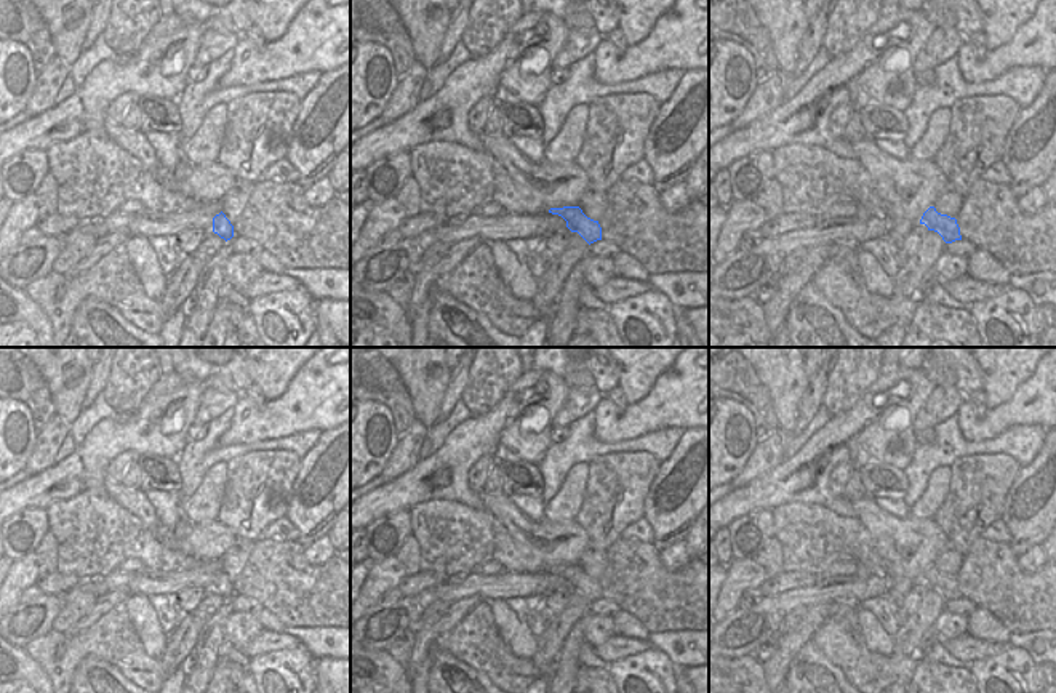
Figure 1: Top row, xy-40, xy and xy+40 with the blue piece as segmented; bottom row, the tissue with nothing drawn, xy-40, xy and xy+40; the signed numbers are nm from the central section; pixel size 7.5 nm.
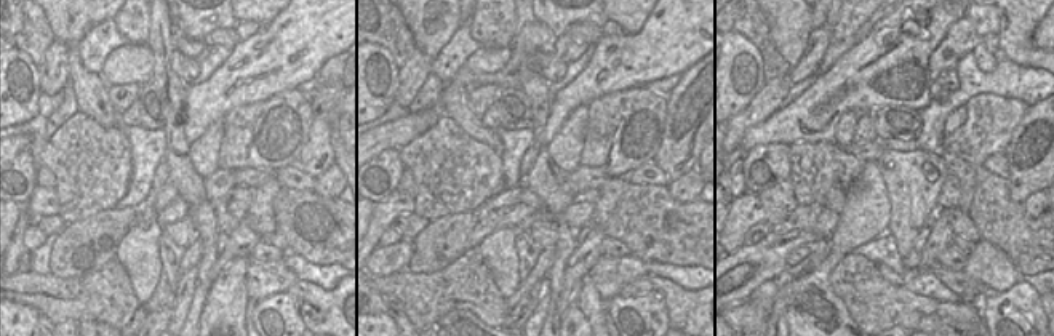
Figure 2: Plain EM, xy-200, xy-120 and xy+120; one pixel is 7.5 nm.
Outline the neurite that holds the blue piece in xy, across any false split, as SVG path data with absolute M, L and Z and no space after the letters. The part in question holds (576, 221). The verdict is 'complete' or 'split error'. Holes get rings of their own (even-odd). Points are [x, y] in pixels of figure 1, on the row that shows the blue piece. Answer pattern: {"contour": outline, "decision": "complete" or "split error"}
{"contour": "M432 141L410 150L411 176L419 184L419 211L440 214L446 219L462 219L478 205L498 202L502 213L539 214L552 213L566 221L571 232L578 232L589 245L602 240L598 221L587 218L579 206L546 206L538 198L522 195L504 166L486 150L472 150L458 142Z", "decision": "split error"}

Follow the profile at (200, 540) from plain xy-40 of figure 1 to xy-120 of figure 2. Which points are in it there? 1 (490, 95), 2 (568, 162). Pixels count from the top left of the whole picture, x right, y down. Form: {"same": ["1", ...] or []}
{"same": []}

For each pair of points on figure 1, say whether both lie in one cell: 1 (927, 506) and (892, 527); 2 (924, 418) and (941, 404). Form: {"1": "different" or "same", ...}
{"1": "different", "2": "same"}

